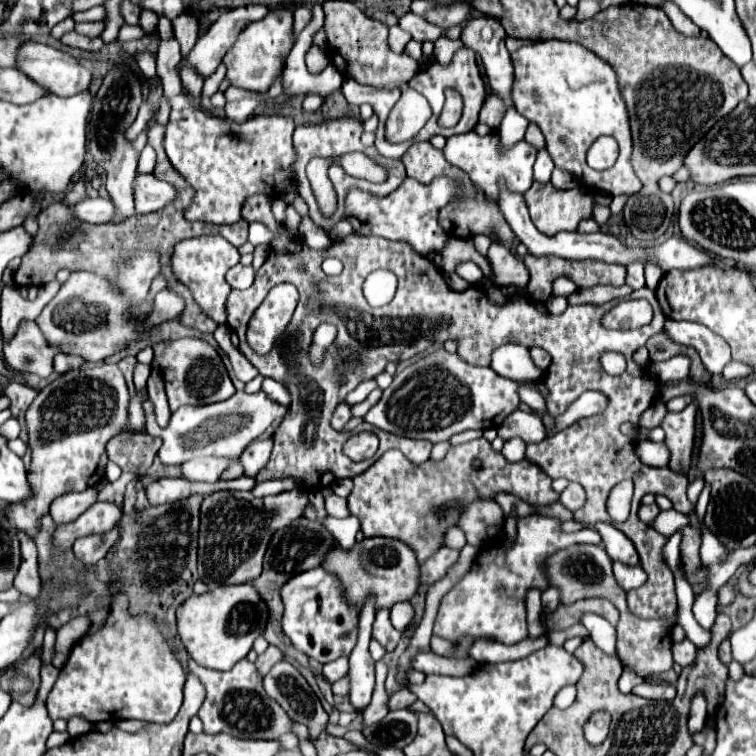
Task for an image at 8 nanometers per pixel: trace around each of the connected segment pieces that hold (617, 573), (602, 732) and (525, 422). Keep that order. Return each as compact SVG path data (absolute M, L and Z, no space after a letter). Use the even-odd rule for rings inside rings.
M614 561L614 577L616 577L616 581L620 583L620 587L622 587L624 591L636 589L636 587L640 587L640 585L646 583L646 573L642 571L640 565L626 567L626 563Z
M606 711L594 713L584 727L584 735L590 745L602 745L602 741L606 741L608 731L610 731L610 715L606 715Z
M516 409L514 413L508 415L508 419L498 427L498 435L502 439L510 439L510 437L522 437L526 443L538 443L542 441L544 429L542 429L542 419L536 415L530 415L526 411Z

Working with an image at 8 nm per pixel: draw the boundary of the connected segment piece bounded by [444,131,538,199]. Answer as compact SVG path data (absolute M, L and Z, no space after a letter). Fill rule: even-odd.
M476 131L448 137L446 147L444 147L446 159L450 159L452 165L466 171L470 175L470 179L474 181L474 185L478 189L482 189L486 195L490 195L492 199L498 197L498 183L496 183L498 175L502 175L506 179L508 189L514 191L514 193L526 193L530 189L530 185L532 185L532 165L536 161L536 153L538 151L532 145L528 145L526 141L520 141L510 151L500 155L498 153L498 135L490 133L490 135L482 137Z

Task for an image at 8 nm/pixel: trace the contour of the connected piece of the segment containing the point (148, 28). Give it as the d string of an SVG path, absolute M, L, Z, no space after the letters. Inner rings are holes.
M143 10L140 15L140 26L144 29L146 34L154 34L157 32L157 23L159 16L151 10Z

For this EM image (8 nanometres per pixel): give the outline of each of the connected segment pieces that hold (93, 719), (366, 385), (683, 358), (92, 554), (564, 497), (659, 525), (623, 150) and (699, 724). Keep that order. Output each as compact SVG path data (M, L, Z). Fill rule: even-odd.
M118 593L112 597L110 613L106 623L94 631L92 635L82 637L70 651L66 665L60 669L60 675L46 699L46 709L52 721L56 719L72 719L82 717L90 725L98 725L102 721L120 719L144 719L150 723L170 723L182 705L182 687L186 681L186 673L178 663L176 655L170 651L166 637L160 631L154 615L132 615L128 611L128 595Z
M362 381L354 391L350 391L344 399L346 405L356 405L356 403L362 403L372 391L376 389L376 383L374 381Z
M676 355L664 363L650 363L648 371L658 383L668 381L684 381L690 377L690 357L688 355Z
M116 525L108 533L94 533L94 535L76 539L74 541L76 559L80 559L84 565L96 565L116 545L118 535L120 535L120 525Z
M568 483L568 487L560 493L560 503L564 507L568 507L570 511L580 509L584 505L584 499L586 499L586 495L584 495L584 487L580 483Z
M670 509L670 511L660 511L660 515L654 519L654 523L652 523L652 527L656 529L656 531L660 531L662 535L666 535L666 537L670 537L672 533L676 533L680 527L684 527L684 525L690 525L690 517L686 517L686 515L682 515L682 513L678 513L678 511L674 511L674 509Z
M556 39L522 45L518 51L512 53L512 63L512 97L516 111L524 115L528 121L538 123L538 127L544 133L546 149L554 165L562 171L572 173L582 185L600 189L612 197L622 193L636 193L642 185L640 179L634 175L634 167L630 163L630 115L626 111L626 103L622 99L614 69L582 45ZM600 135L612 135L614 139L618 139L620 145L616 165L608 171L594 171L586 167L586 149Z
M702 695L692 699L692 711L690 711L690 735L700 733L706 727L706 701Z

